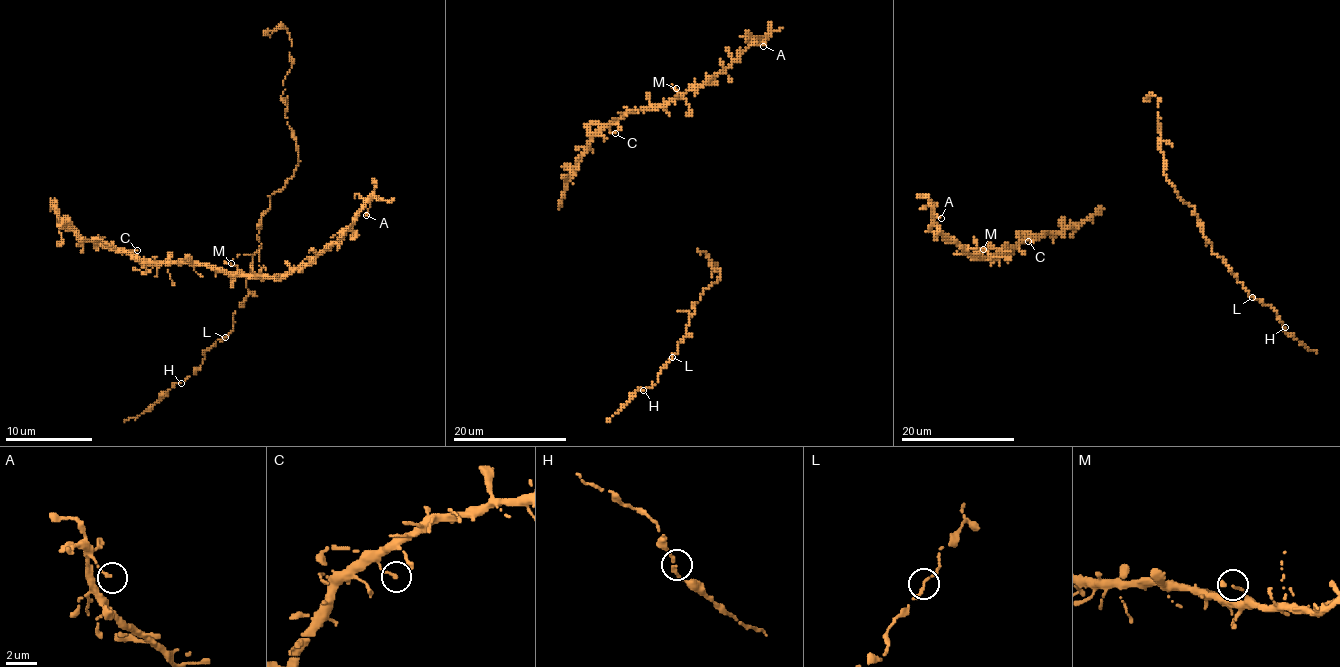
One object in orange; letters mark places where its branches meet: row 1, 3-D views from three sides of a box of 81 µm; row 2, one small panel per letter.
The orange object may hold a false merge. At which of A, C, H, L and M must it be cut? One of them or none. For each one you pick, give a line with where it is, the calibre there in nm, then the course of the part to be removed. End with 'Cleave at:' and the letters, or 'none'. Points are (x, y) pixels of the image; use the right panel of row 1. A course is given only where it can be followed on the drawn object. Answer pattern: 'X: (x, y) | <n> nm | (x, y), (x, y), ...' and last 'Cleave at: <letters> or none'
Cleave at: none

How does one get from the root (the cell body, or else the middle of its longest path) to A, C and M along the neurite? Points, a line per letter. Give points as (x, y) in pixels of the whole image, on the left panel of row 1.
A: (57, 209), (81, 239), (144, 261), (189, 261), (276, 278), (335, 244), (368, 202), (366, 215)
C: (57, 209), (57, 215), (81, 239), (96, 239), (118, 250), (137, 250)
M: (57, 209), (57, 215), (81, 239), (109, 244), (144, 261), (189, 261), (235, 272), (237, 268), (231, 263)

